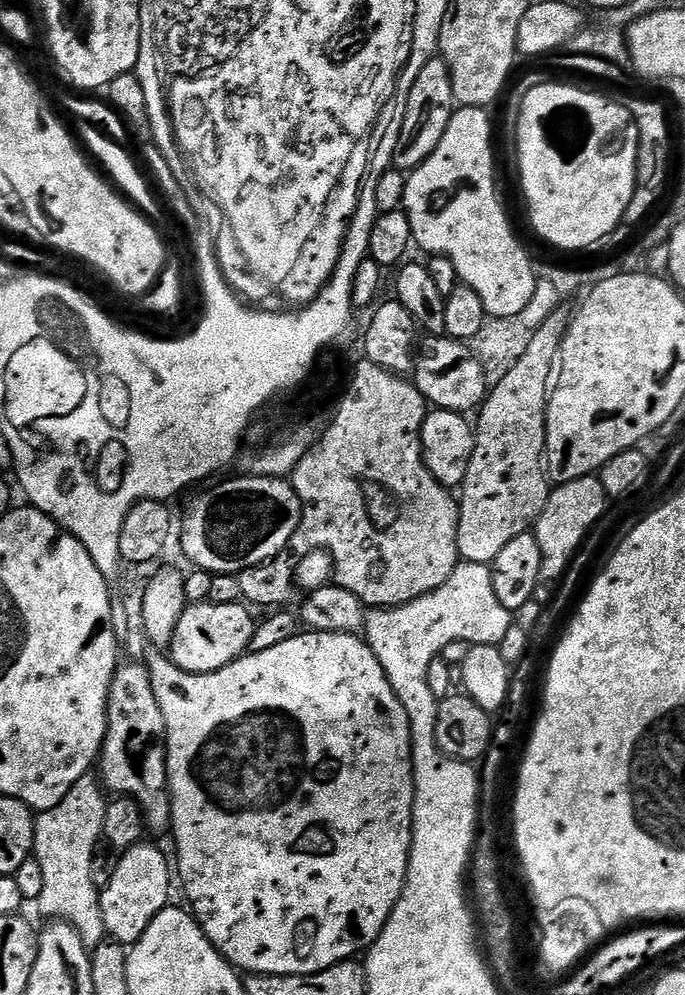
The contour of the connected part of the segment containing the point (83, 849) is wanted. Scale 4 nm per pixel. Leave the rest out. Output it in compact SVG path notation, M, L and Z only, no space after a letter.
M95 775L83 776L74 782L70 794L66 794L58 806L39 813L34 820L34 857L42 872L42 892L38 901L40 912L44 916L53 916L53 921L69 924L86 946L103 944L106 940L100 888L92 877L92 855L96 852L96 843L101 843L104 815L108 809L104 796L105 789Z

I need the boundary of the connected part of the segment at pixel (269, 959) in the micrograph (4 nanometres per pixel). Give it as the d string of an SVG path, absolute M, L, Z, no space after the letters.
M304 630L304 631L301 631L301 632L300 632L300 633L299 633L299 634L297 634L297 636L295 636L295 637L294 637L294 638L290 638L290 639L289 639L289 640L287 640L287 641L286 641L286 642L282 642L282 643L280 643L280 645L278 645L278 646L270 646L270 650L262 650L262 651L261 651L261 652L254 652L254 651L249 651L249 652L248 652L248 653L247 653L247 654L245 654L245 655L243 655L243 656L239 656L239 658L237 658L237 660L235 660L235 661L234 661L234 663L232 663L232 664L227 664L227 665L226 665L226 666L222 666L222 670L214 670L214 671L213 671L213 672L197 672L197 673L195 673L195 672L184 672L184 671L182 671L182 669L181 669L181 668L179 668L179 667L178 667L178 666L177 666L177 664L176 664L176 663L175 663L175 662L173 662L173 661L172 661L172 660L171 660L171 658L167 658L167 657L164 657L164 658L158 658L158 659L156 659L156 660L155 660L155 661L154 661L154 662L152 662L152 663L150 663L150 662L148 662L148 663L147 663L147 666L146 666L146 667L147 667L147 669L148 669L148 673L149 673L149 674L150 674L150 682L151 682L151 683L152 683L152 685L153 685L153 686L154 686L154 698L158 698L158 706L162 706L162 714L163 714L163 715L164 715L164 721L165 721L165 722L166 722L166 730L167 730L167 731L168 731L168 795L169 795L169 797L170 797L170 817L171 817L171 816L172 816L172 836L173 836L173 838L174 838L174 839L176 839L176 860L175 860L175 856L174 856L174 864L175 864L175 867L176 867L176 864L177 864L177 866L178 866L178 867L180 867L180 876L179 876L179 872L178 872L178 880L179 880L179 883L180 883L180 880L181 880L181 882L182 882L182 883L184 883L184 892L185 892L185 894L186 894L186 895L188 895L188 900L189 900L189 902L190 902L190 903L192 903L192 905L190 905L190 911L191 911L191 913L192 913L192 915L193 915L193 916L195 916L195 917L196 917L196 920L197 920L197 921L198 921L198 922L199 922L199 924L200 924L200 928L201 928L201 930L203 930L203 931L204 931L204 933L205 933L205 934L207 934L207 935L208 935L208 941L210 941L210 943L212 943L212 944L213 944L213 945L214 945L214 947L216 947L216 948L217 948L217 949L218 949L218 950L219 950L219 951L220 951L220 955L221 955L221 956L223 956L223 957L224 957L224 959L225 959L225 960L227 960L227 961L228 961L228 963L229 963L229 964L231 964L231 965L232 965L232 967L233 967L233 968L235 968L235 969L237 969L237 970L239 970L239 971L240 971L240 972L241 972L241 973L244 973L244 972L252 972L252 973L248 973L248 974L255 974L255 975L256 975L256 976L257 976L257 977L262 977L262 976L305 976L305 975L306 975L306 974L314 974L314 973L315 973L315 972L321 972L321 971L322 971L322 970L326 970L326 969L327 969L327 968L329 968L329 967L330 967L330 966L334 966L334 965L335 965L335 964L336 964L336 963L337 963L337 962L339 962L339 961L340 961L340 960L350 960L350 959L353 959L353 957L355 957L355 956L356 956L356 955L357 955L357 954L356 954L356 953L355 953L355 952L360 952L360 951L361 951L361 952L360 952L360 953L363 953L363 952L364 952L364 951L365 951L365 950L367 950L367 949L369 949L369 948L371 948L371 947L372 947L372 943L373 943L373 942L374 942L374 941L375 941L375 940L376 940L376 939L378 939L378 938L379 938L379 936L380 936L380 935L381 935L381 934L382 934L382 930L383 930L383 929L384 929L384 927L385 927L385 926L386 926L386 922L387 922L387 921L388 921L388 919L389 919L389 918L390 918L390 914L391 914L391 913L392 913L392 911L393 911L393 910L394 910L394 906L395 906L395 905L396 905L396 903L397 903L397 902L398 902L398 898L399 898L399 897L400 897L400 895L401 895L401 894L402 894L402 890L403 890L403 889L404 889L404 884L405 884L405 882L406 882L406 881L408 881L408 854L409 854L409 852L411 852L411 850L412 850L412 791L411 791L411 790L410 790L410 789L408 789L408 765L409 765L409 764L411 764L411 763L412 763L412 735L411 735L411 734L410 734L410 722L408 722L408 723L406 723L406 724L403 724L403 722L402 722L402 716L403 716L403 714L401 714L401 713L400 713L400 706L396 706L396 705L395 705L395 703L394 703L394 702L393 702L393 700L392 700L392 694L389 694L389 693L388 693L388 691L387 691L387 690L386 690L386 686L387 686L387 685L388 685L388 680L387 680L387 678L386 678L386 674L385 674L385 673L384 673L384 670L383 670L383 667L382 667L382 666L381 666L381 665L380 665L380 664L379 664L379 660L378 660L378 658L377 658L377 657L376 657L376 656L375 656L375 655L374 655L374 654L373 654L373 652L372 652L372 650L371 650L371 646L369 646L369 645L368 645L368 644L366 644L366 643L365 643L365 641L364 641L364 640L363 640L363 639L361 639L361 637L360 637L360 636L359 636L359 635L356 635L356 634L353 634L353 633L350 633L350 632L314 632L314 631L311 631L311 630Z

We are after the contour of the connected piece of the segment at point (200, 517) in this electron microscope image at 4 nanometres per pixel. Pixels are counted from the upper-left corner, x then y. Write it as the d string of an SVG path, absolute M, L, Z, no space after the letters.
M251 474L252 476L236 476L233 480L224 480L217 488L212 488L209 492L204 492L201 496L196 496L192 500L192 505L184 512L184 521L178 524L178 540L180 536L180 548L184 551L186 559L197 569L211 572L213 574L239 574L247 568L256 568L259 564L264 564L267 560L273 560L280 552L287 549L290 538L298 530L300 525L300 499L293 490L291 483L287 479L278 476L262 476Z

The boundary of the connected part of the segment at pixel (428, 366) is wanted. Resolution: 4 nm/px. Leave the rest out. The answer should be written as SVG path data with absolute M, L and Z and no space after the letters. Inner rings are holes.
M433 335L418 348L414 383L433 409L445 408L461 414L475 413L483 405L489 391L490 379L481 357L471 352L467 343ZM424 344L424 345L423 345ZM416 376L416 377L415 377Z

